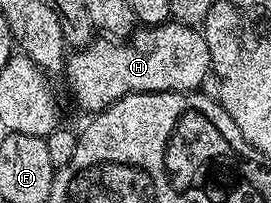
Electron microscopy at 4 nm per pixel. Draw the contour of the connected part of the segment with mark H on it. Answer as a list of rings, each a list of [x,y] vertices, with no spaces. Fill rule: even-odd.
[[[168,21],[161,26],[147,26],[133,31],[128,40],[94,40],[88,46],[68,55],[63,67],[64,77],[69,77],[69,86],[73,89],[73,98],[88,112],[106,110],[115,100],[128,94],[139,92],[197,92],[211,74],[211,52],[207,40],[200,29],[185,26],[182,22]]]

